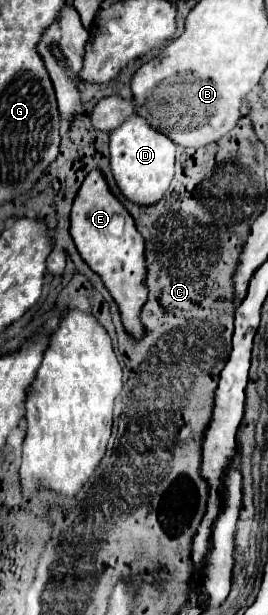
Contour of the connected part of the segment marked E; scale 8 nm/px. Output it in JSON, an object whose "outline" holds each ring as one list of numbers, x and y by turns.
{"outline":[[92,171,84,179,74,199,70,213,70,235,78,247,80,257,96,275,102,277,112,299,118,303,124,329,132,335,132,339,142,339,142,335,146,335,146,327,140,321,140,311,148,299,144,237,136,231,134,219,126,207,110,193,100,171]]}

